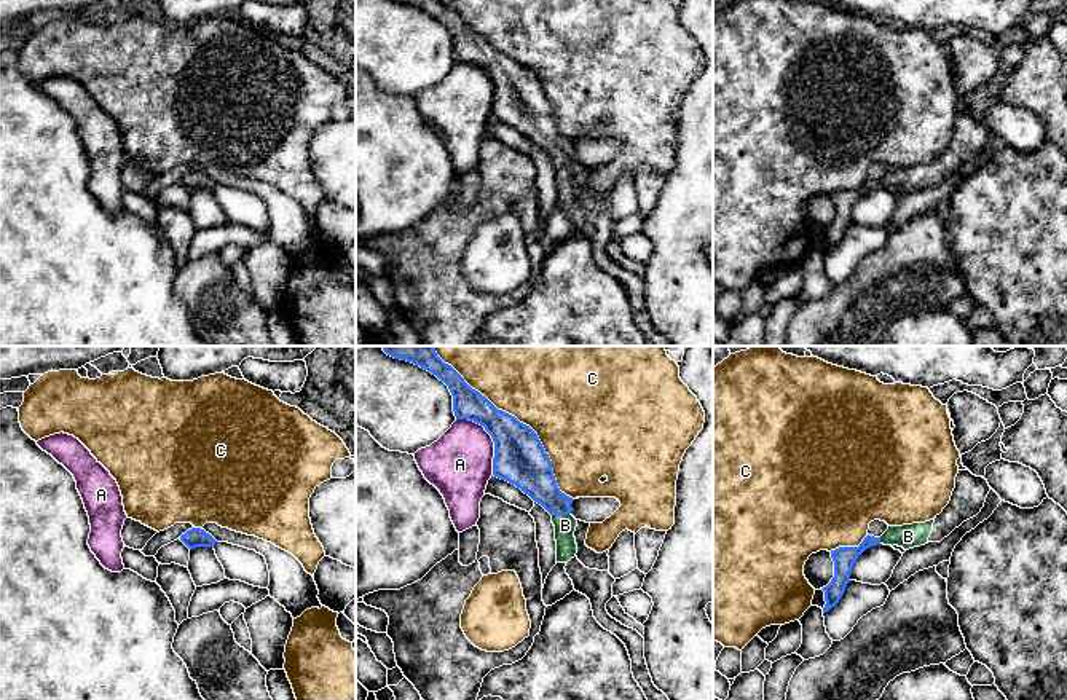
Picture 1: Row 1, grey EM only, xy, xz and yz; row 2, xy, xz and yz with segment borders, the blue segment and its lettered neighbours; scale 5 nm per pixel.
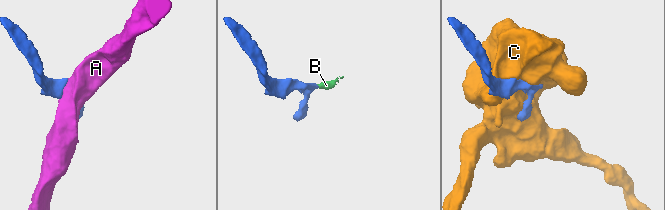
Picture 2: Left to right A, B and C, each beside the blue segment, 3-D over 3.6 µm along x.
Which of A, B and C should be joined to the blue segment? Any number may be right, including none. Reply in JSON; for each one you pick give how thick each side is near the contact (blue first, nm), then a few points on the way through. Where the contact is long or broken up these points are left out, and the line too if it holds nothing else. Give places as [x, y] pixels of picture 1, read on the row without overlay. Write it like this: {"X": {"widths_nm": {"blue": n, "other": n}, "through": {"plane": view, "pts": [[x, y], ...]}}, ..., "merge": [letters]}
{"B": {"widths_nm": {"blue": 200, "other": 110}, "through": {"plane": "xz", "pts": [[533, 117], [559, 149], [560, 157], [565, 168]]}}, "merge": ["B"]}

